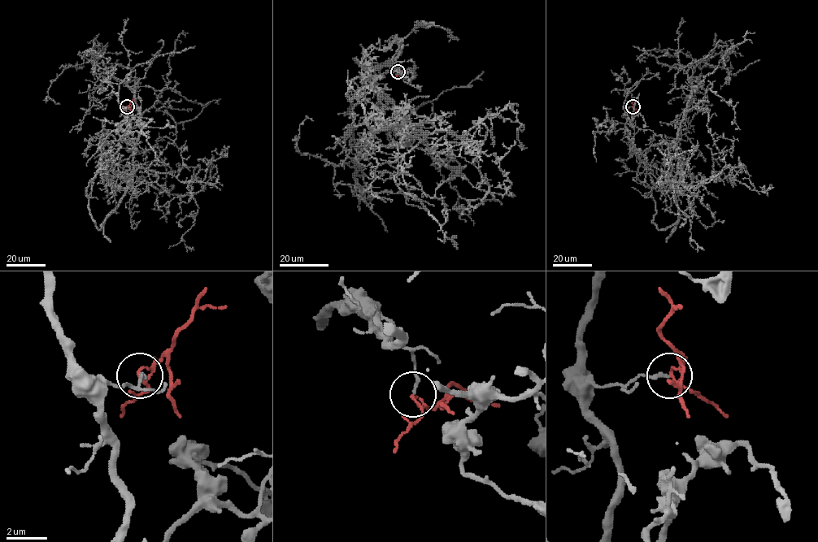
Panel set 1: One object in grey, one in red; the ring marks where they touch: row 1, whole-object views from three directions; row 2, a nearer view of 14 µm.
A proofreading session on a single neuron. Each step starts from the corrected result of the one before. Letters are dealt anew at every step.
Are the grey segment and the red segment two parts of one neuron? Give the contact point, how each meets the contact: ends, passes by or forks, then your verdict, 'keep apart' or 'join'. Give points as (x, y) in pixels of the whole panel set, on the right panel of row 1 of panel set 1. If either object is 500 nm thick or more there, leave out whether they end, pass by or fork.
(633, 106) | grey ends | red passes by | keep apart

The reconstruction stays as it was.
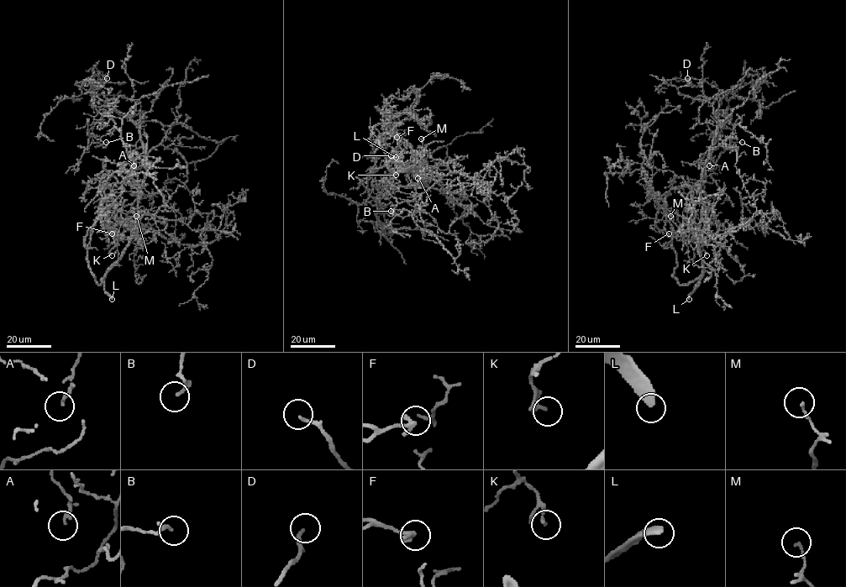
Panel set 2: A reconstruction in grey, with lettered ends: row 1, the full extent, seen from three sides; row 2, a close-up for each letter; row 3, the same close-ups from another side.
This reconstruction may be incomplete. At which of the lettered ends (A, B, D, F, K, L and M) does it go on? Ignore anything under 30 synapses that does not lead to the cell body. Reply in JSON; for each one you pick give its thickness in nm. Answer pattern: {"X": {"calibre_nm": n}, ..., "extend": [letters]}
{"D": {"calibre_nm": 170}, "L": {"calibre_nm": 300}, "extend": ["D", "L"]}

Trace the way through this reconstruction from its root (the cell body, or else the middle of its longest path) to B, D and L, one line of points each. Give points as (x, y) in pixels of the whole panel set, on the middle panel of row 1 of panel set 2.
B: (412, 167), (428, 169), (431, 177), (421, 186), (398, 186), (377, 200), (386, 205), (391, 202), (391, 211)
D: (412, 167), (428, 169), (431, 177), (421, 186), (389, 187), (380, 191), (375, 172), (391, 155)
L: (412, 167), (390, 170), (389, 162), (396, 157)

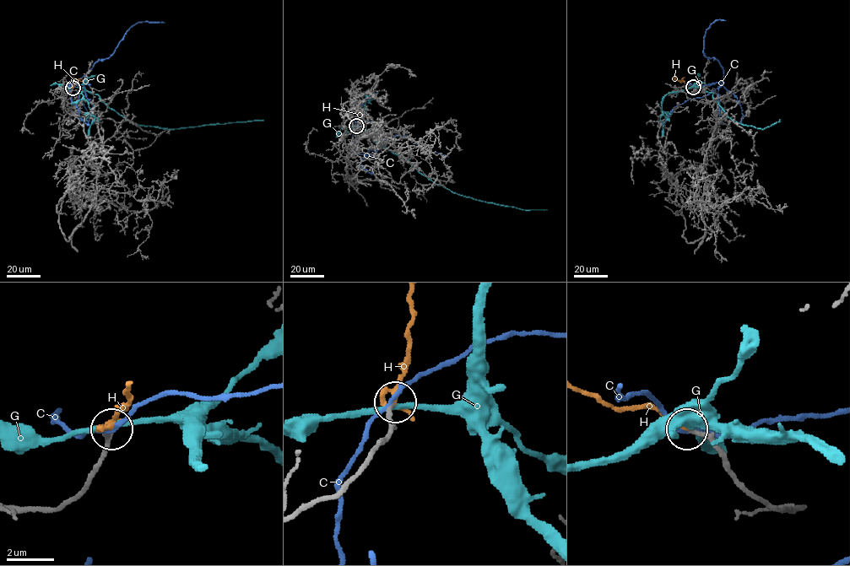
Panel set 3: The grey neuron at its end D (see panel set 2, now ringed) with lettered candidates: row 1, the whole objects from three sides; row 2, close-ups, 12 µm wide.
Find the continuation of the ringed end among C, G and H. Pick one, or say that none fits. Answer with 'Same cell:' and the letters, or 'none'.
Same cell: H

